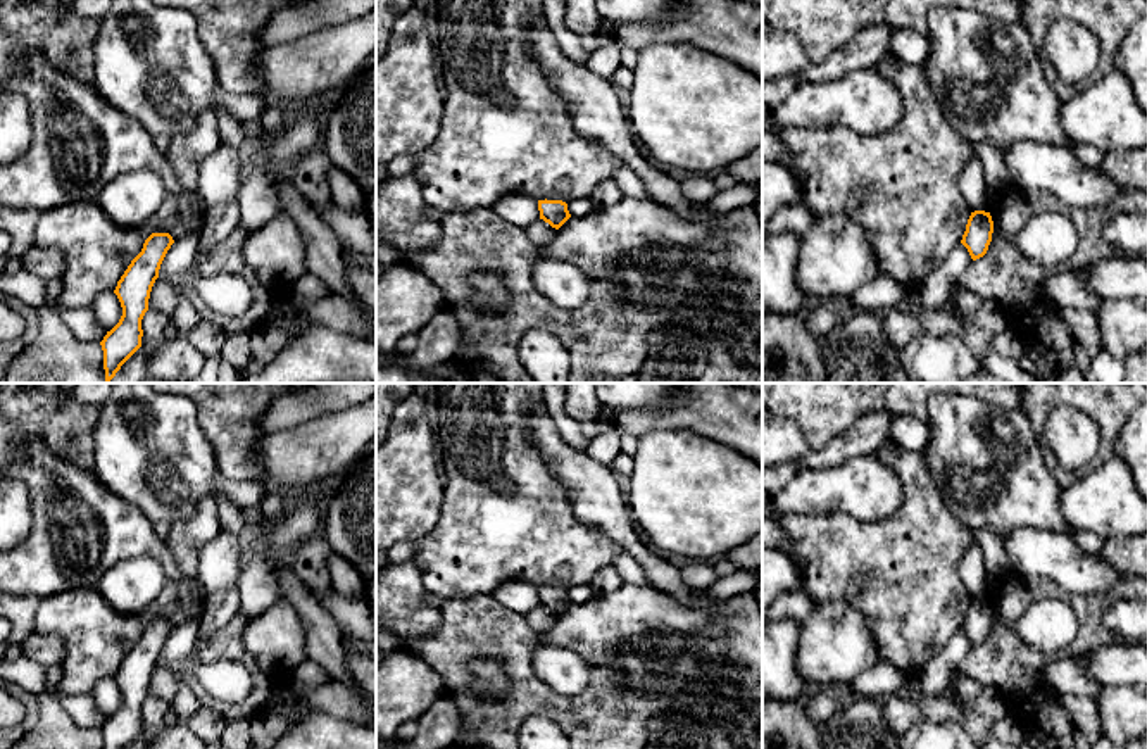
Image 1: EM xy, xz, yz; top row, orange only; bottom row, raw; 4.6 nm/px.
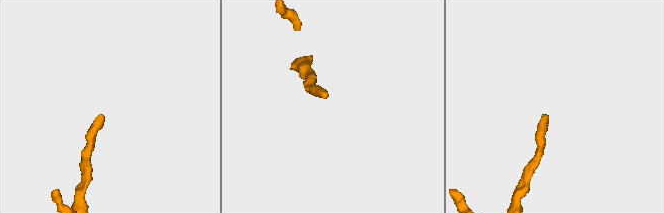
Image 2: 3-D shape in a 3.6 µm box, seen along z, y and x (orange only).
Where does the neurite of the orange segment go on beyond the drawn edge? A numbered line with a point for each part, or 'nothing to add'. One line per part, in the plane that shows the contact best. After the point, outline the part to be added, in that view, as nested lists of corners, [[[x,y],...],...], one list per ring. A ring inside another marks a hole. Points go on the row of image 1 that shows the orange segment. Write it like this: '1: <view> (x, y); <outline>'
nothing to add

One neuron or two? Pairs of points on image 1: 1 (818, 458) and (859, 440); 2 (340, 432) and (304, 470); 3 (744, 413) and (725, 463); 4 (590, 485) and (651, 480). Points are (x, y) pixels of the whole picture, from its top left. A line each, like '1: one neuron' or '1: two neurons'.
1: one neuron
2: one neuron
3: two neurons
4: two neurons

